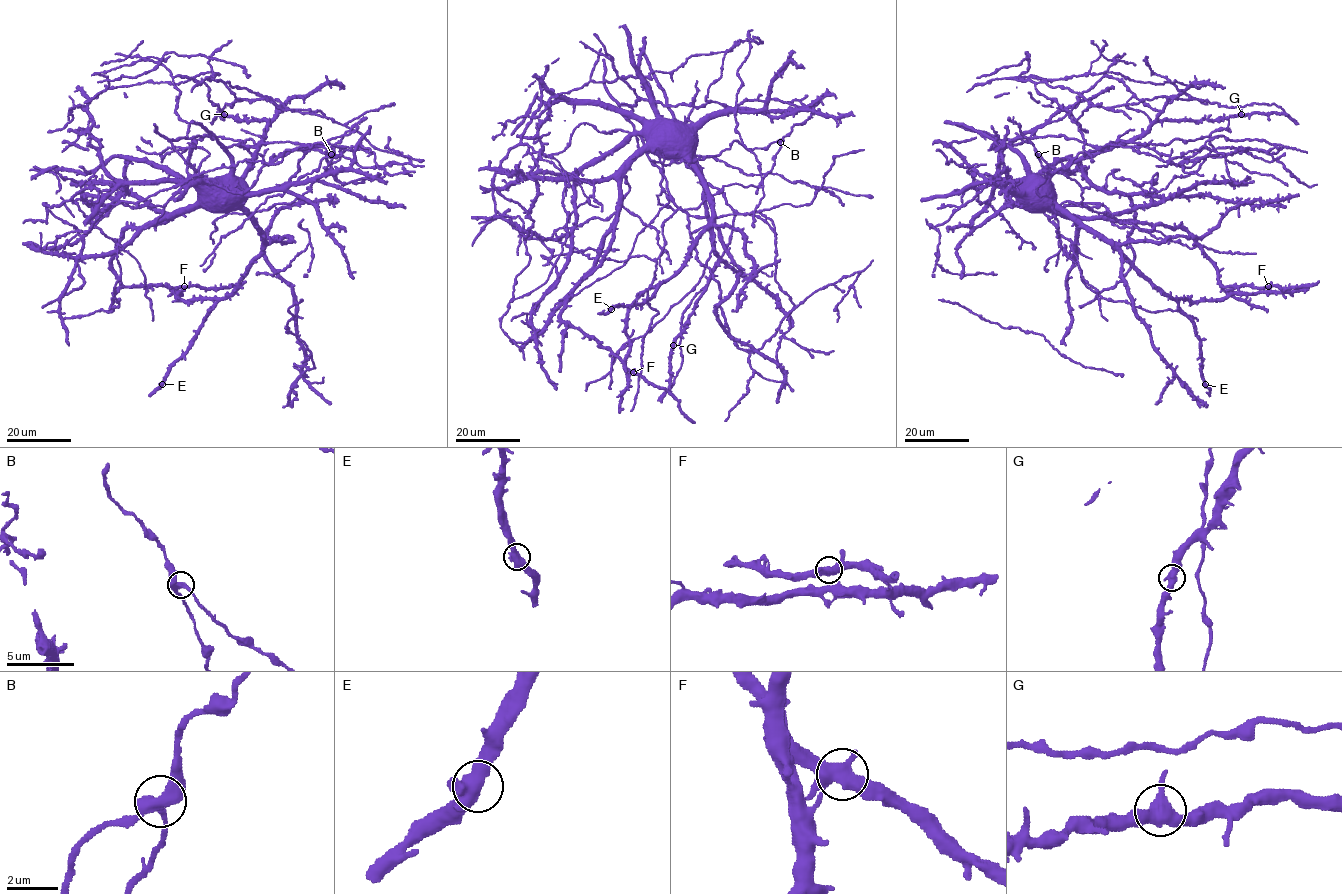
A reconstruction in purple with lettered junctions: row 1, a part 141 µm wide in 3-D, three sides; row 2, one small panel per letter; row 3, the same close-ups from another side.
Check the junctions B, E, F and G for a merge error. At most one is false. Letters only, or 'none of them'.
none of them

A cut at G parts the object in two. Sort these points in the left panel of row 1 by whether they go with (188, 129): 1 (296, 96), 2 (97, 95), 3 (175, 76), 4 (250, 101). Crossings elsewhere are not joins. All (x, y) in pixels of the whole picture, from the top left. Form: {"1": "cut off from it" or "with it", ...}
{"1": "with it", "2": "with it", "3": "with it", "4": "cut off from it"}

